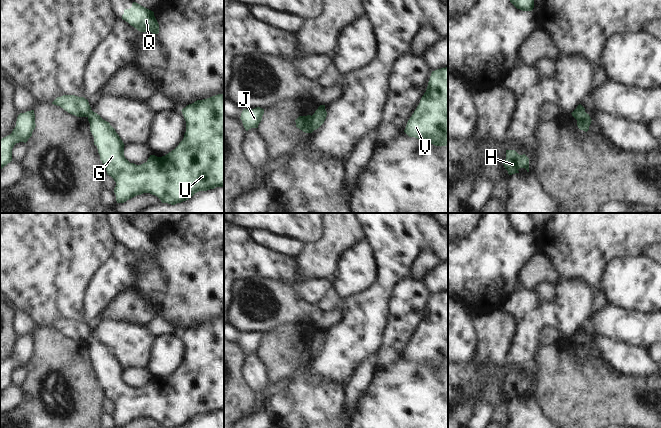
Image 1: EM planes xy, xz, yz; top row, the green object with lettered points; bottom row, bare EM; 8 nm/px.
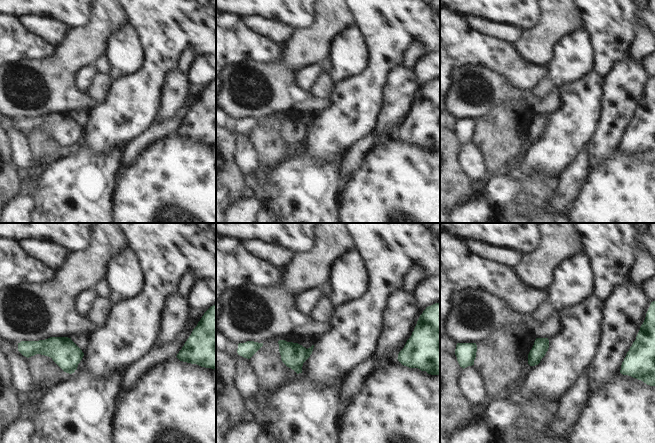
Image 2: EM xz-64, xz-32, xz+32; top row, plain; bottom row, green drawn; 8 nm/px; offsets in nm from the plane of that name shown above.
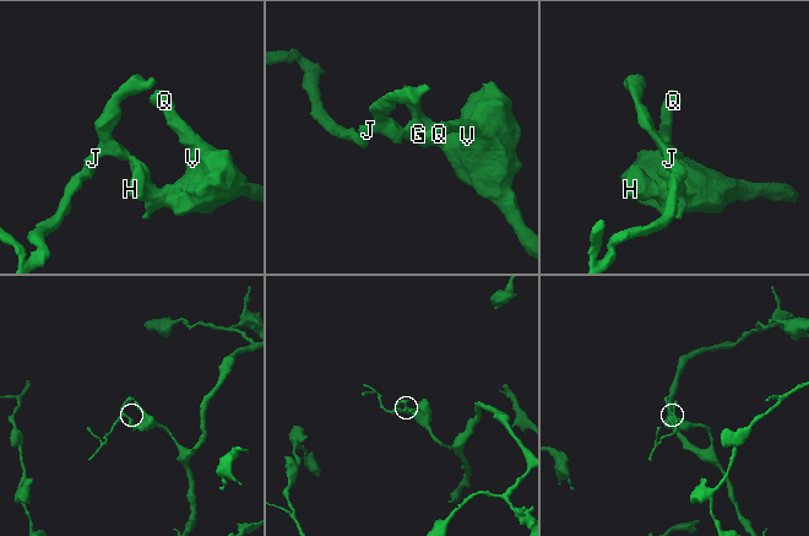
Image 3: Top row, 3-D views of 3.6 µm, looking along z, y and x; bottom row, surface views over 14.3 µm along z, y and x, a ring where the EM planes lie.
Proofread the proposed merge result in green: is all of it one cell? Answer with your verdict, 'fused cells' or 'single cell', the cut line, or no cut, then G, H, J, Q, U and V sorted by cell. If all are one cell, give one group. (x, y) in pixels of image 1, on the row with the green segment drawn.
fused cells | xz (312, 115), (314, 129) | G H Q U V / J

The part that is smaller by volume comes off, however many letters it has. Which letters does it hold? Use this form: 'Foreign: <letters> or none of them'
Foreign: J

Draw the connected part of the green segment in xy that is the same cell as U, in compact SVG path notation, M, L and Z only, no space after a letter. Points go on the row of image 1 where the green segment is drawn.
M224 94L197 100L182 110L186 121L186 132L179 145L162 157L150 155L148 160L136 165L124 156L124 143L109 122L90 111L88 121L100 160L107 174L116 182L114 193L117 203L150 193L162 203L175 205L191 198L199 191L224 186Z

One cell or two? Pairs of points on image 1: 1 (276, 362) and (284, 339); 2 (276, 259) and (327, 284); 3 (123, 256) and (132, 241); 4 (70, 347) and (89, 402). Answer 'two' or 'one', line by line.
1: one
2: one
3: two
4: one

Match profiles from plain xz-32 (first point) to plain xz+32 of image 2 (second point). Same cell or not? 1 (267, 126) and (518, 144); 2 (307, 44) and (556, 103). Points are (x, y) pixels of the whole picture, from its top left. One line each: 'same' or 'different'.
1: same
2: same

